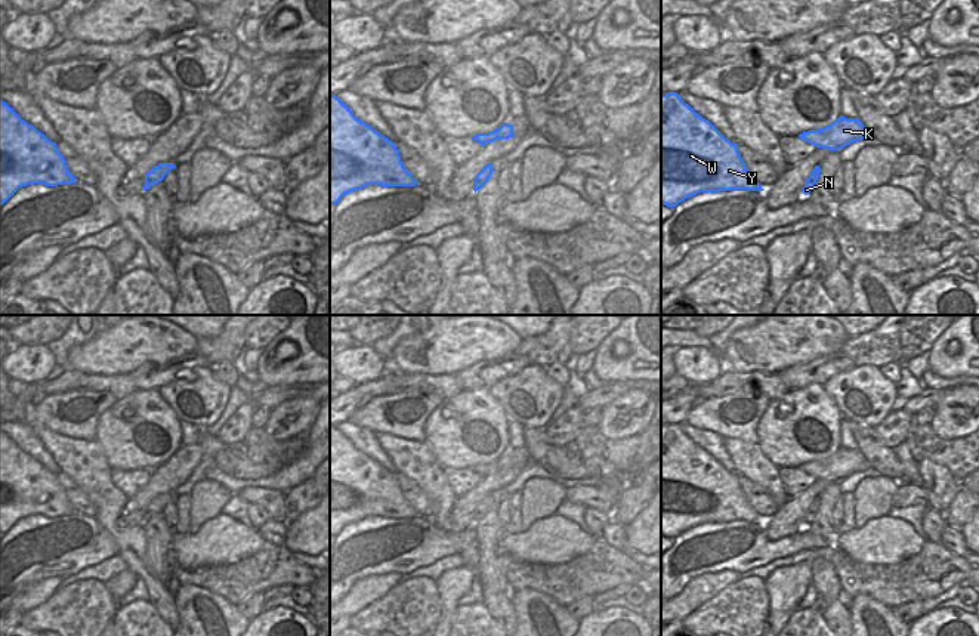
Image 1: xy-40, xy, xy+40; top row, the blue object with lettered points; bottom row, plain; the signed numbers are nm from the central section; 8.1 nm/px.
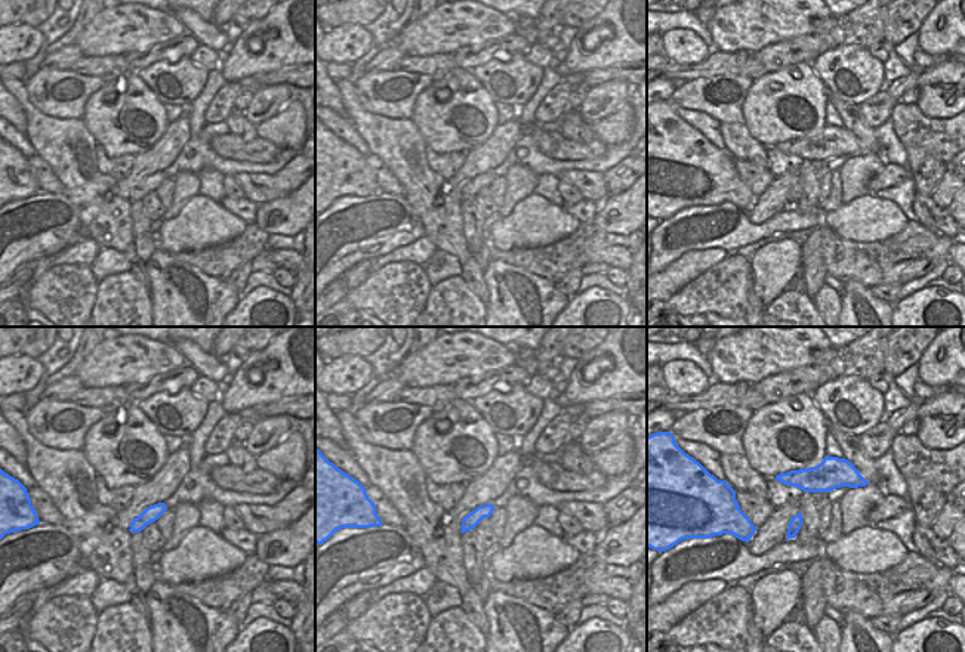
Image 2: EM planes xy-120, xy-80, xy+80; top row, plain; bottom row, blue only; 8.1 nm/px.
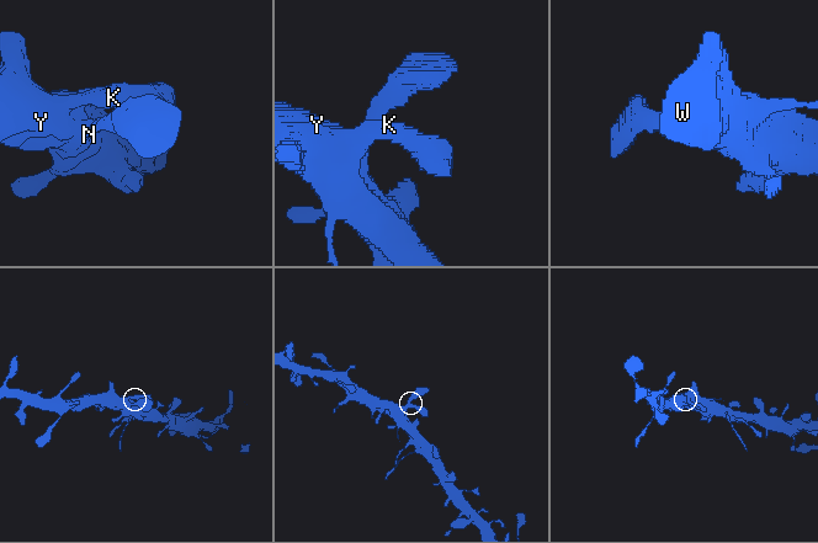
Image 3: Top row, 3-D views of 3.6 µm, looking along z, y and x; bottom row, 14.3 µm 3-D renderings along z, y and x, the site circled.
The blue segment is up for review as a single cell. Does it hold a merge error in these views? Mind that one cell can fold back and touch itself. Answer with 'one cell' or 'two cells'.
one cell

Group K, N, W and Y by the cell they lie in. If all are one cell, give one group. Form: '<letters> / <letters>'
K N W Y

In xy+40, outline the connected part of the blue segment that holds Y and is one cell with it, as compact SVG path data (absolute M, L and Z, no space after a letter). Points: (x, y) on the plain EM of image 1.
M676 423L661 426L661 535L676 538L699 524L732 521L765 522L748 504L738 484L738 475L726 470Z

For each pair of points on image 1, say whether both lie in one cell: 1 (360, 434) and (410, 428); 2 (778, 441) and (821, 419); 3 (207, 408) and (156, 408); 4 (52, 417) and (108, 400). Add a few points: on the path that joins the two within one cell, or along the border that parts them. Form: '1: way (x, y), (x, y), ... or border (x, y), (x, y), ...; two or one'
1: border (351, 420), (376, 434); two
2: way (790, 429), (796, 419), (809, 414); one
3: border (157, 391), (181, 420); two
4: way (65, 420), (70, 420), (86, 407), (95, 407); one

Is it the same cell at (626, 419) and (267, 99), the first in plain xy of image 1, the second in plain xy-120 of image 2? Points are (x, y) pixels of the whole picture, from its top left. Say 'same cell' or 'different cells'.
same cell

